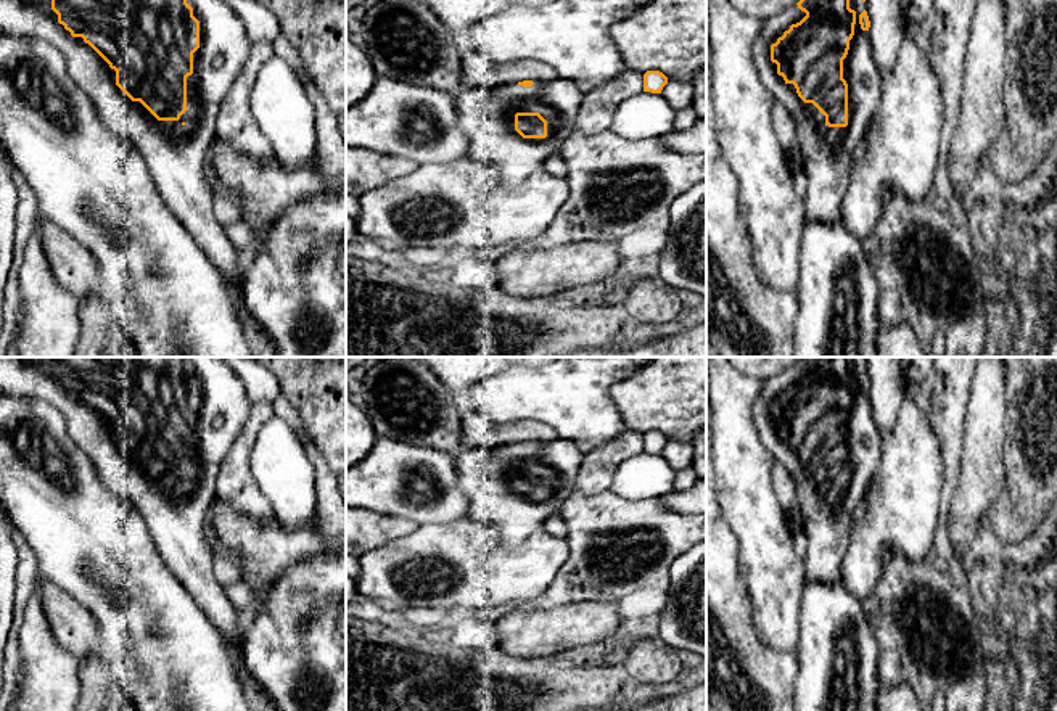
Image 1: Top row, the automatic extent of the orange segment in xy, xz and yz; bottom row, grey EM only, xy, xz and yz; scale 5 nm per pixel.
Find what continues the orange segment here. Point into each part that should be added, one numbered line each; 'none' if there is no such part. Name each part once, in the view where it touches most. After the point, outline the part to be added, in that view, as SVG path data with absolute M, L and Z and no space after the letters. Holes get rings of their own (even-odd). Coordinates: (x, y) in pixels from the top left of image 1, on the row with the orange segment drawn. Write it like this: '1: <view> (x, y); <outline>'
none

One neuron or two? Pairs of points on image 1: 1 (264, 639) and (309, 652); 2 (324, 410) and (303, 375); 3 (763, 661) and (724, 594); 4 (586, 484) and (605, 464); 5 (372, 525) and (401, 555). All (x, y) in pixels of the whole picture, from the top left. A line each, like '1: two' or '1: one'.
1: one
2: one
3: one
4: one
5: two

